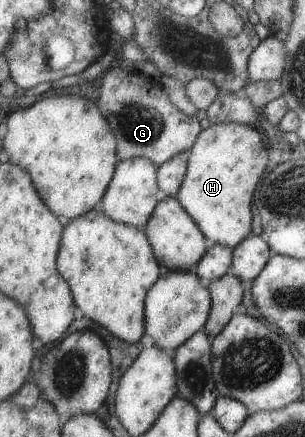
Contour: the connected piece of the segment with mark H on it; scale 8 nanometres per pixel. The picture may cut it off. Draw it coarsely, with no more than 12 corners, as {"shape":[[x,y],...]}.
{"shape":[[258,126],[202,129],[174,193],[201,233],[251,233]]}

